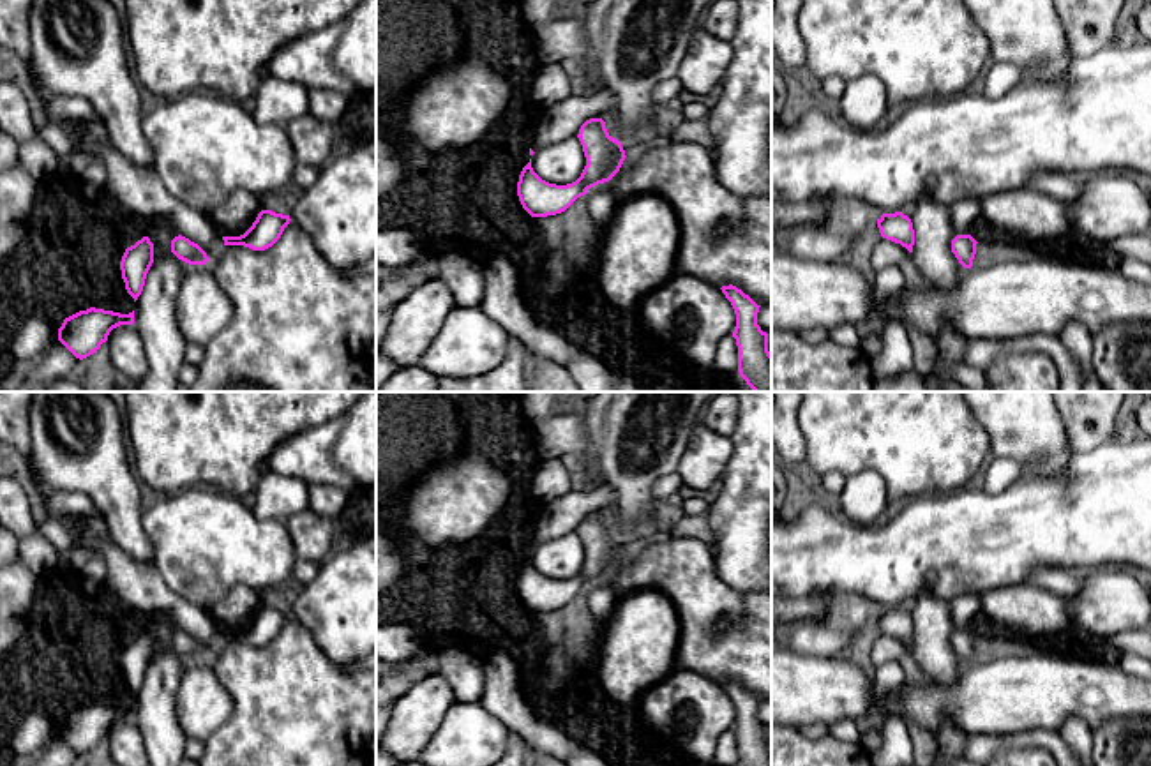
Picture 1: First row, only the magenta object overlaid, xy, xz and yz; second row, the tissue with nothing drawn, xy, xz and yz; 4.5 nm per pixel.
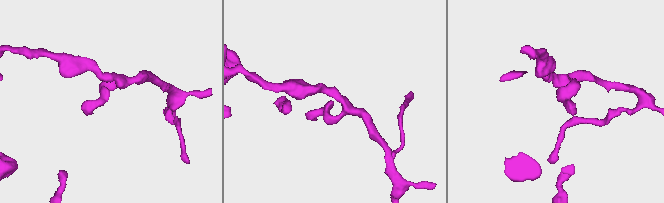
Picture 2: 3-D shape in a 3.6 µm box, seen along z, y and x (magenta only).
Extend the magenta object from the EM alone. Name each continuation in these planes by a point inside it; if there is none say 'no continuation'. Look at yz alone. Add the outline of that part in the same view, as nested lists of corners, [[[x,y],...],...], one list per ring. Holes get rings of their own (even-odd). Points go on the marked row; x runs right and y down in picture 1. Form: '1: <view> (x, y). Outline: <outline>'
no continuation

